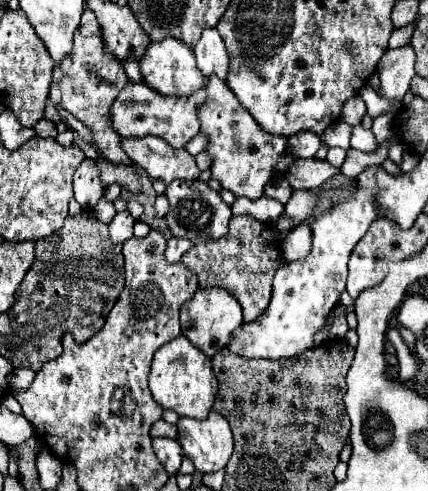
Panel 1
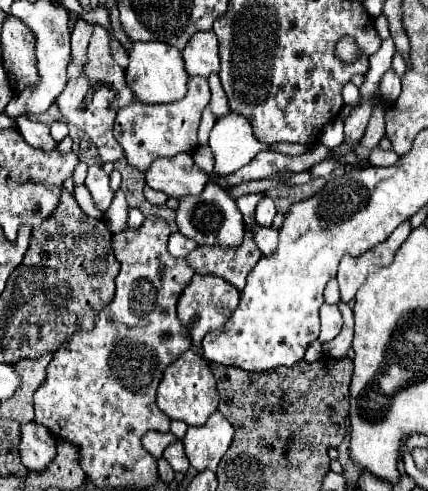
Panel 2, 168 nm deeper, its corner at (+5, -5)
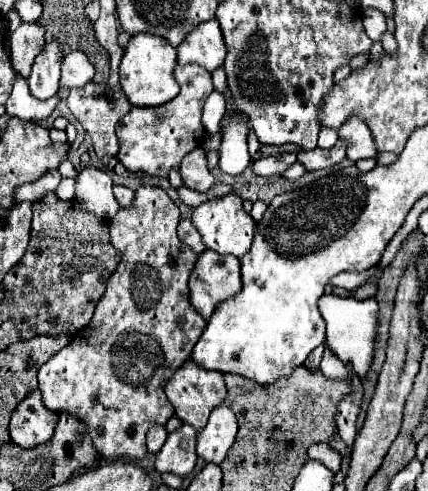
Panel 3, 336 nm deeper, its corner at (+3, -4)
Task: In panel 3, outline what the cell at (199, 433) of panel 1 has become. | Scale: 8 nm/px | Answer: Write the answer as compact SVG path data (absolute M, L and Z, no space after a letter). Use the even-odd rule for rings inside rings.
M219 405L211 411L209 423L197 435L197 455L207 463L221 463L235 443L237 417L227 405Z

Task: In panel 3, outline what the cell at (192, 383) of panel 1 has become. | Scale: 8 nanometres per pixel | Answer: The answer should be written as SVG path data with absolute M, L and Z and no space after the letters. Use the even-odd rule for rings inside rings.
M187 361L181 369L177 369L177 373L169 379L165 393L169 397L169 401L175 407L175 415L183 421L193 425L197 431L201 431L207 425L209 413L219 407L225 401L227 395L227 387L223 381L223 375L217 371L207 371L201 365L197 365L195 361Z

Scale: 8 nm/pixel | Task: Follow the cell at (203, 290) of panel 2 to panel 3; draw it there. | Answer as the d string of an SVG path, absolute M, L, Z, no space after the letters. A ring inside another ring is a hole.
M203 251L189 277L191 305L209 319L217 301L239 293L241 289L241 261L233 255L219 255Z

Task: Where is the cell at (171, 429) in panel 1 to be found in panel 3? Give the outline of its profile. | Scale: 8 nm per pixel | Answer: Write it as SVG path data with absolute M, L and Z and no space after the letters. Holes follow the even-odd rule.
M157 425L157 427L149 429L149 433L147 433L147 451L149 451L149 453L157 453L157 451L163 447L165 437L167 437L165 427Z

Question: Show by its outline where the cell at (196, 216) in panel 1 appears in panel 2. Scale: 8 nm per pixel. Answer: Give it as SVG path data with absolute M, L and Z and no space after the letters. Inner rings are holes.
M209 180L201 194L179 198L179 208L175 210L175 222L177 222L179 232L195 240L197 246L203 246L203 244L239 246L239 242L243 240L243 232L245 232L243 216L237 210L235 200L229 198L223 186L219 186L215 180Z

